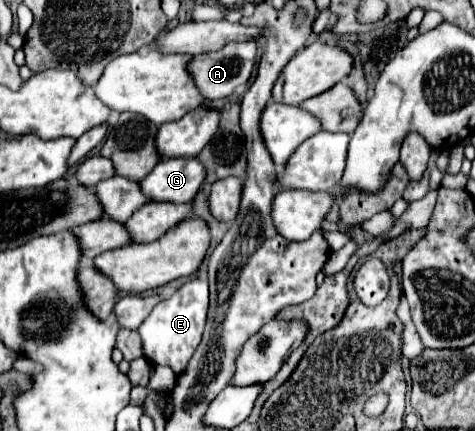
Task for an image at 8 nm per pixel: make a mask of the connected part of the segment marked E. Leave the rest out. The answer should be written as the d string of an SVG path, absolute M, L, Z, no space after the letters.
M191 279L185 285L181 285L169 299L159 301L137 329L143 343L143 357L151 365L167 365L177 375L181 375L193 351L197 349L197 343L201 341L207 317L207 305L209 305L209 291L205 279Z

